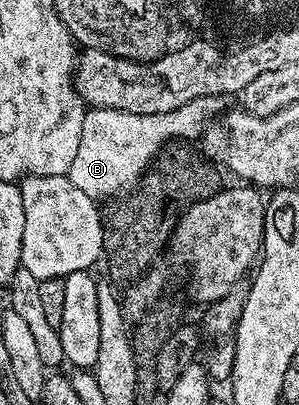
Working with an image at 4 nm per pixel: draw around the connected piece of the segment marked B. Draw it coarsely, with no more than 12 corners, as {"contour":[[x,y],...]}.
{"contour":[[235,94],[165,114],[89,109],[66,177],[102,200],[175,134],[203,134]]}

